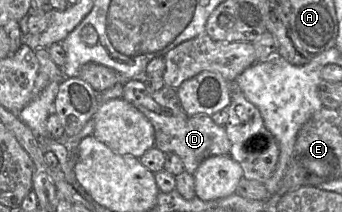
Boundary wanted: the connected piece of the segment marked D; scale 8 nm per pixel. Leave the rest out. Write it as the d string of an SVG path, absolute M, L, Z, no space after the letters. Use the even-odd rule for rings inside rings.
M133 78L123 84L122 98L143 113L154 127L155 146L163 153L175 153L182 161L184 171L194 174L200 163L208 157L228 155L231 142L224 126L217 125L209 115L190 116L182 109L177 90L164 86L153 91L140 78Z

